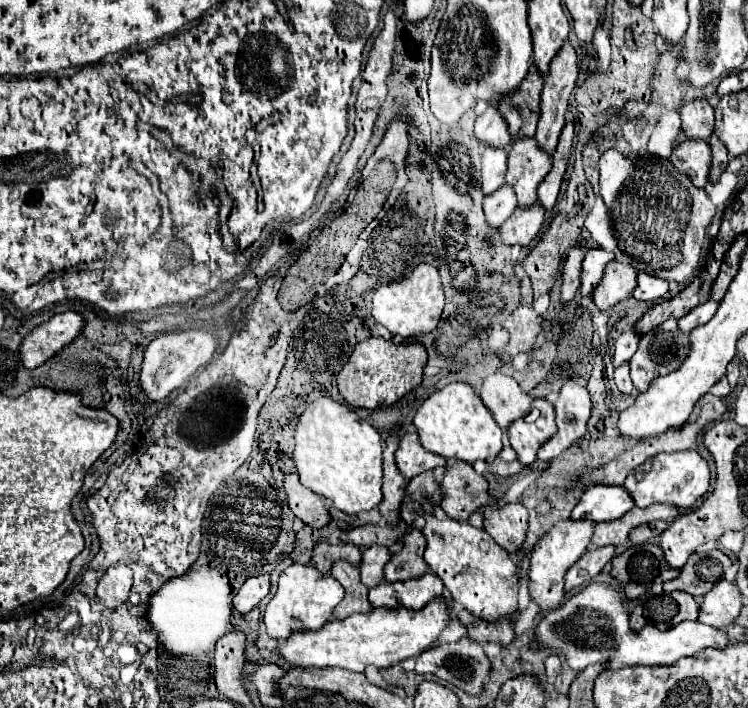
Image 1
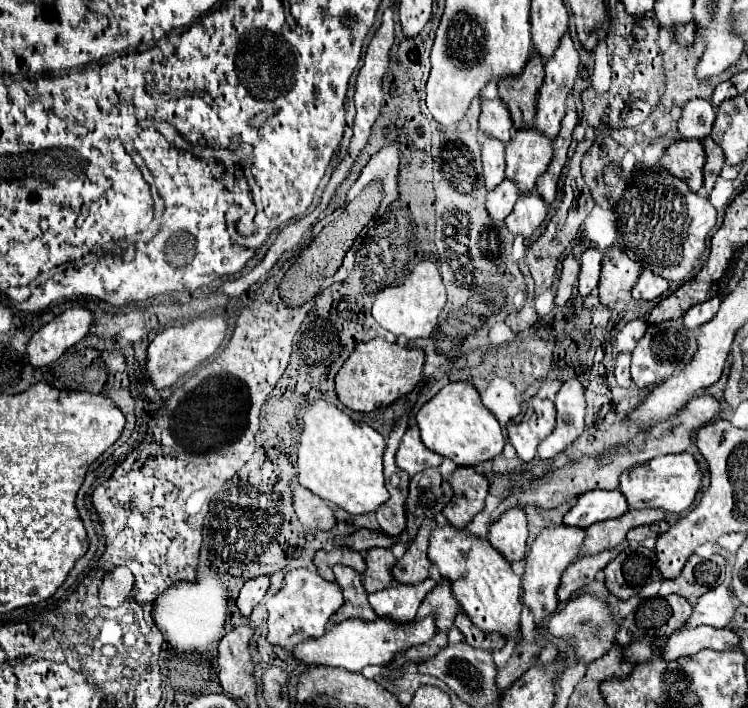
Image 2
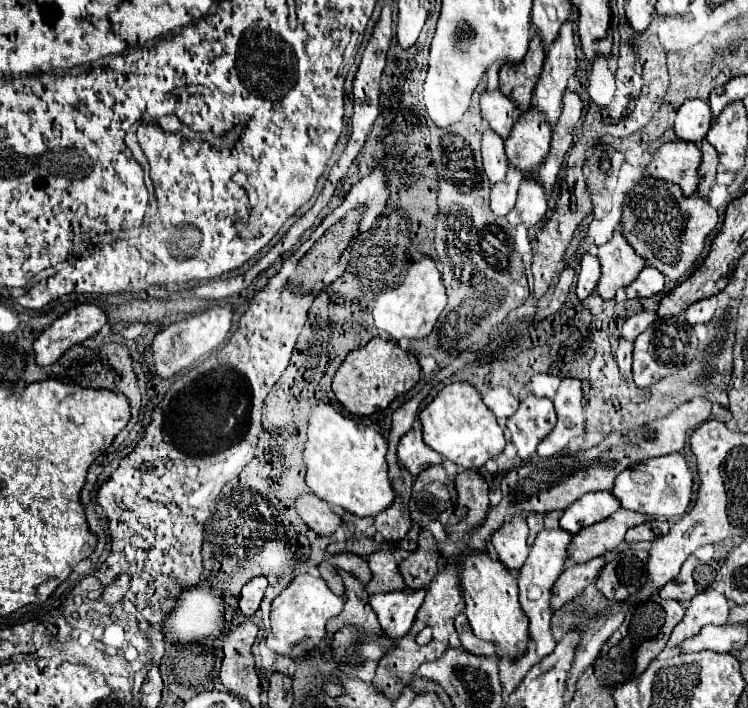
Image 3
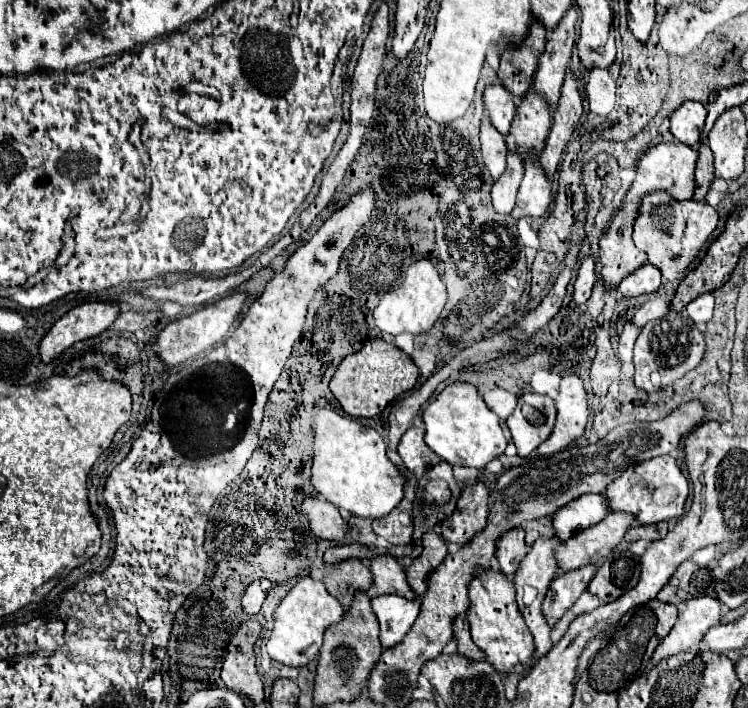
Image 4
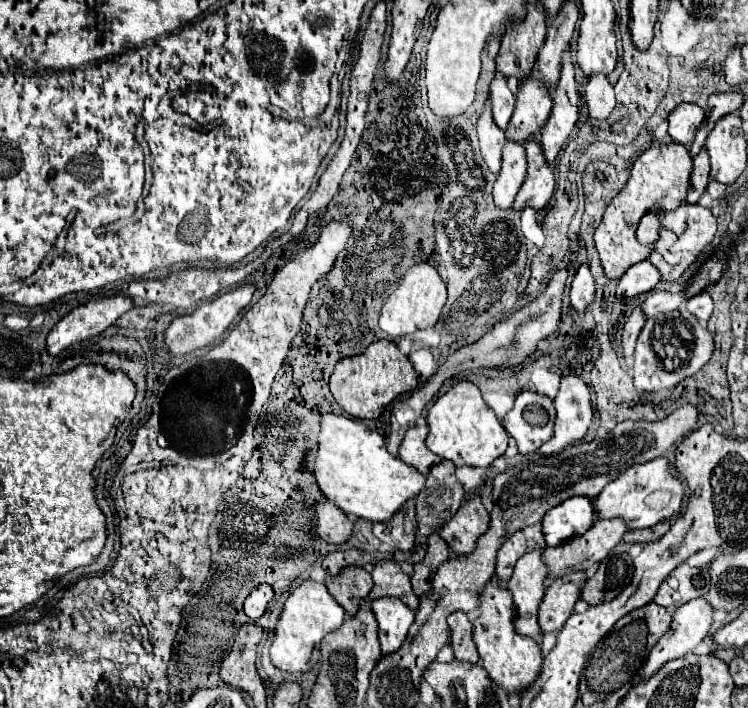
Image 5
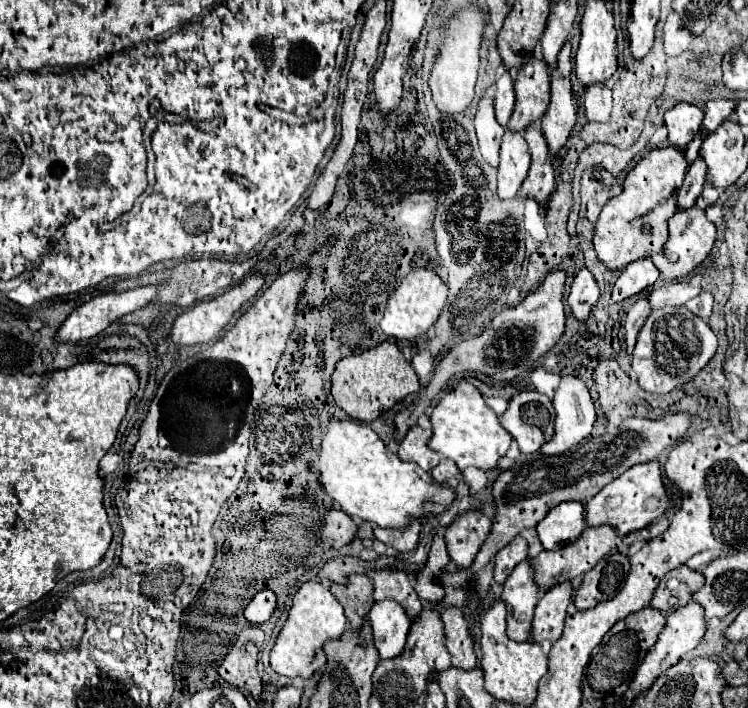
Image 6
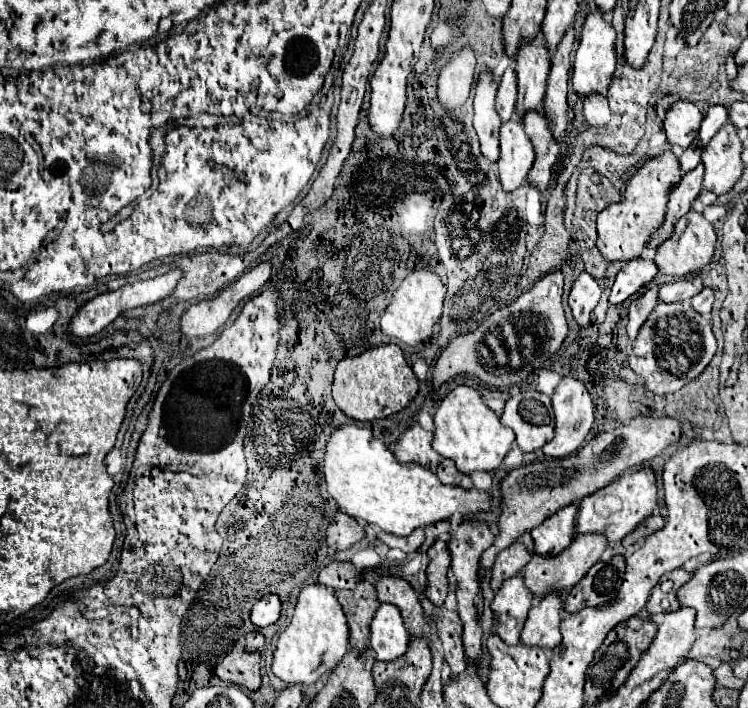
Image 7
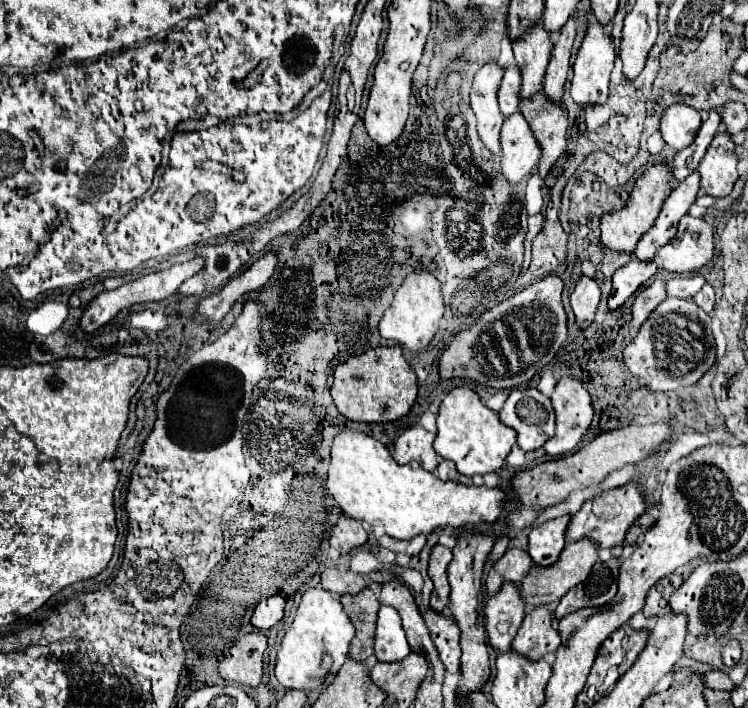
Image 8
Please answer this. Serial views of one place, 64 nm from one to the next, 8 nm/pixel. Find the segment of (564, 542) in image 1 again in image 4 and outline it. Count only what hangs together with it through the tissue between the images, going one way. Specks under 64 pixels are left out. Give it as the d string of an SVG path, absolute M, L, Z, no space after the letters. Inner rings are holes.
M540 538L534 542L534 546L530 548L530 552L524 556L524 560L520 562L518 570L516 570L516 576L514 576L514 588L516 588L516 602L518 602L518 608L524 616L524 622L530 630L530 634L534 636L534 644L536 644L536 656L544 656L552 644L550 644L550 630L548 624L544 624L544 614L540 612L542 608L542 600L546 596L546 590L548 590L548 584L550 580L556 576L556 560L554 560L554 548L562 544L560 540L556 538Z

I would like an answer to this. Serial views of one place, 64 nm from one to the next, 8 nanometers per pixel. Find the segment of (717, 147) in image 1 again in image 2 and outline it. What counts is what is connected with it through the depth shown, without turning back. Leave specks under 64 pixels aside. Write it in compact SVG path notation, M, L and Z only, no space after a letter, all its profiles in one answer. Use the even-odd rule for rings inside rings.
M704 138L702 140L704 150L706 150L706 162L704 162L704 190L710 192L714 188L714 182L722 170L724 164L724 154L720 152L720 148L716 148L716 144L712 144L712 138Z

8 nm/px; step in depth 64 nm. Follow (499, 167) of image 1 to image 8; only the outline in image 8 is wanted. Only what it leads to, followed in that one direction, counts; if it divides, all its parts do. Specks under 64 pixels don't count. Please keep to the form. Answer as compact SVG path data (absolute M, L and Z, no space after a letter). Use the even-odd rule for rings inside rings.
M490 60L476 72L470 88L470 104L478 120L478 134L486 144L486 148L492 150L494 154L500 152L498 138L500 138L500 126L504 120L496 98L502 76L504 76L504 68L496 60Z

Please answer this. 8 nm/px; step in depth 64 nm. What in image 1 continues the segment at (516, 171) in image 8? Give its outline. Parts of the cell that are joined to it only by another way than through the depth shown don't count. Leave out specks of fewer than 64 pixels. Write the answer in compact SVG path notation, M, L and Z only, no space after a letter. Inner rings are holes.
M504 184L496 192L492 192L484 198L484 214L492 228L500 228L504 224L504 220L514 212L518 202L516 202L516 194L512 190L514 190L512 186Z

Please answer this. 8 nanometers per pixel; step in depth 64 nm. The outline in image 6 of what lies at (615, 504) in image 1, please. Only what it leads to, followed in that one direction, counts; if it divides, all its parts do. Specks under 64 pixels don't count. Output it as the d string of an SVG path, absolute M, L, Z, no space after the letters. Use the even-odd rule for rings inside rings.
M568 502L568 504L558 504L536 526L536 532L544 550L558 550L566 544L572 544L580 536L580 530L584 528L586 528L584 504Z

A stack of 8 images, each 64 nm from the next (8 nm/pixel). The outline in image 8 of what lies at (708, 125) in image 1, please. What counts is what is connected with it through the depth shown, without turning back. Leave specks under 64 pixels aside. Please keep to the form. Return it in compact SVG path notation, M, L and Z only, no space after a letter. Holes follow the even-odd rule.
M672 104L660 118L660 134L674 150L684 150L696 138L702 120L698 110L686 104Z

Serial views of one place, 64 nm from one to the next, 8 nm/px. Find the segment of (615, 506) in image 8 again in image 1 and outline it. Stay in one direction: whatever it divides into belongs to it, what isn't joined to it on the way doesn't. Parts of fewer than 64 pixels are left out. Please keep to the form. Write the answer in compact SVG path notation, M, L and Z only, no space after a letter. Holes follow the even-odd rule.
M684 450L684 452L674 452L674 454L656 454L648 458L642 466L634 468L626 476L622 486L632 496L638 508L648 508L658 502L670 504L676 508L690 508L694 500L698 500L708 490L710 470L708 470L706 460L694 450Z

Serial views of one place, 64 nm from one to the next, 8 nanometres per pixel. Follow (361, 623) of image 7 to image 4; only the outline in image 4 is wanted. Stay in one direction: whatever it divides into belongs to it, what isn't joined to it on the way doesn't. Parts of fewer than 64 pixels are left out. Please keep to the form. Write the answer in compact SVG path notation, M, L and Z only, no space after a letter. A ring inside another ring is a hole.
M352 558L344 560L344 564L336 564L336 568L324 570L326 590L340 600L344 608L350 608L356 592L366 592L372 586L372 574L364 566L364 562Z

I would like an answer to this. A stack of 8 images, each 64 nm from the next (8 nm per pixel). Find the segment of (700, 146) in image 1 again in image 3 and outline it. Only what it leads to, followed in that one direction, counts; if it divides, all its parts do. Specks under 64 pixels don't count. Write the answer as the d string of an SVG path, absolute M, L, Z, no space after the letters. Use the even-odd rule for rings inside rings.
M674 140L662 144L652 154L652 160L642 174L644 178L678 184L684 196L692 196L696 194L698 166L700 166L700 148L696 144Z

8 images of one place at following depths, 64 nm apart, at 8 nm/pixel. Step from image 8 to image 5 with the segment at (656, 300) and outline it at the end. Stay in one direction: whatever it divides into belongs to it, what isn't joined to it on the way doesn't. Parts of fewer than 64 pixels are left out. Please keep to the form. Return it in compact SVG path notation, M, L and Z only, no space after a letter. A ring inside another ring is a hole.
M636 306L632 310L632 314L628 316L628 320L624 324L624 332L622 332L622 348L624 348L626 358L632 358L634 344L636 344L636 338L640 334L644 322L646 322L646 314L640 310L640 306Z

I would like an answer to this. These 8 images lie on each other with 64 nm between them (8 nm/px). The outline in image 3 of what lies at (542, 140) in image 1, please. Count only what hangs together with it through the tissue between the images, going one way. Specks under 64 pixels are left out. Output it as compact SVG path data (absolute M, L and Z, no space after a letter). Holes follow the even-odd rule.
M568 20L558 38L546 52L546 60L542 66L542 74L534 86L534 106L546 114L550 126L556 124L556 116L560 116L562 96L568 86L568 78L576 72L576 46L574 46L574 28L572 20Z

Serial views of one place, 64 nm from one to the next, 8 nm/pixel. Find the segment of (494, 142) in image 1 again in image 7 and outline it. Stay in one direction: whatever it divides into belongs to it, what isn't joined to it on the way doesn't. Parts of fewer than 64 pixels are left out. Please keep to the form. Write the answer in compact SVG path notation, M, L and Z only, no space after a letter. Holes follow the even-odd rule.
M510 66L510 68L506 68L506 72L498 84L498 96L496 96L496 110L502 118L502 122L508 122L514 114L516 90L518 90L516 72L514 72L514 66Z

